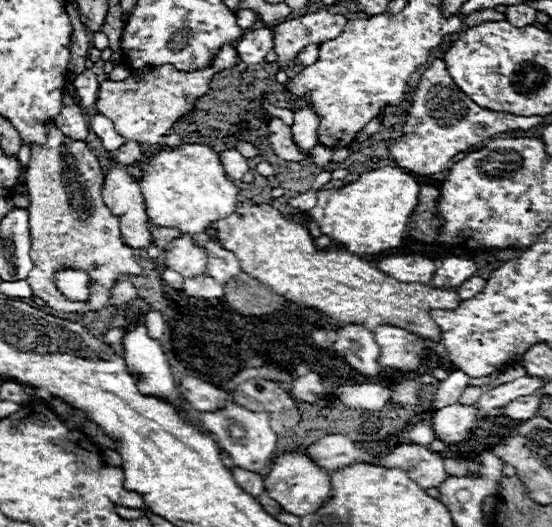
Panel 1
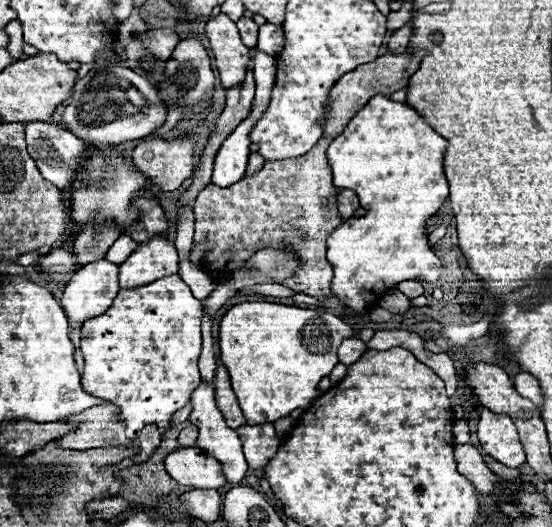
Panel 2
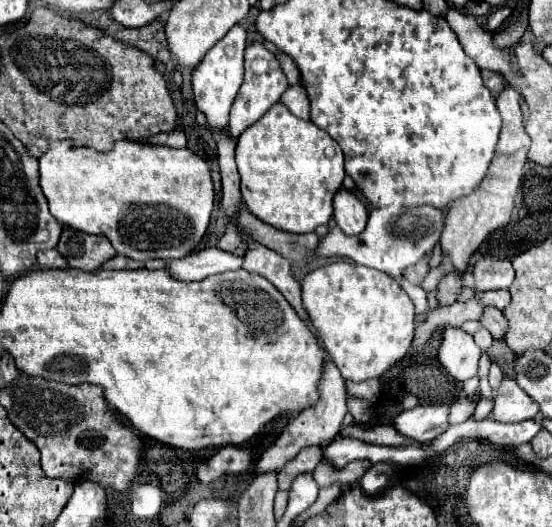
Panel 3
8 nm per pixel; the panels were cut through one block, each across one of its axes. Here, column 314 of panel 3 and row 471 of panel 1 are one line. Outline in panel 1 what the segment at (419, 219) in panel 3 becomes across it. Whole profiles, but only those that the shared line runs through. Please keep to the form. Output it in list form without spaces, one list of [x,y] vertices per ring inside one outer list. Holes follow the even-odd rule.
[[[230,402],[216,412],[202,412],[200,424],[206,432],[210,432],[216,444],[234,460],[234,466],[260,474],[270,464],[272,454],[276,450],[278,436],[276,432],[272,432],[266,412],[252,412],[252,410],[242,408],[236,402]]]

